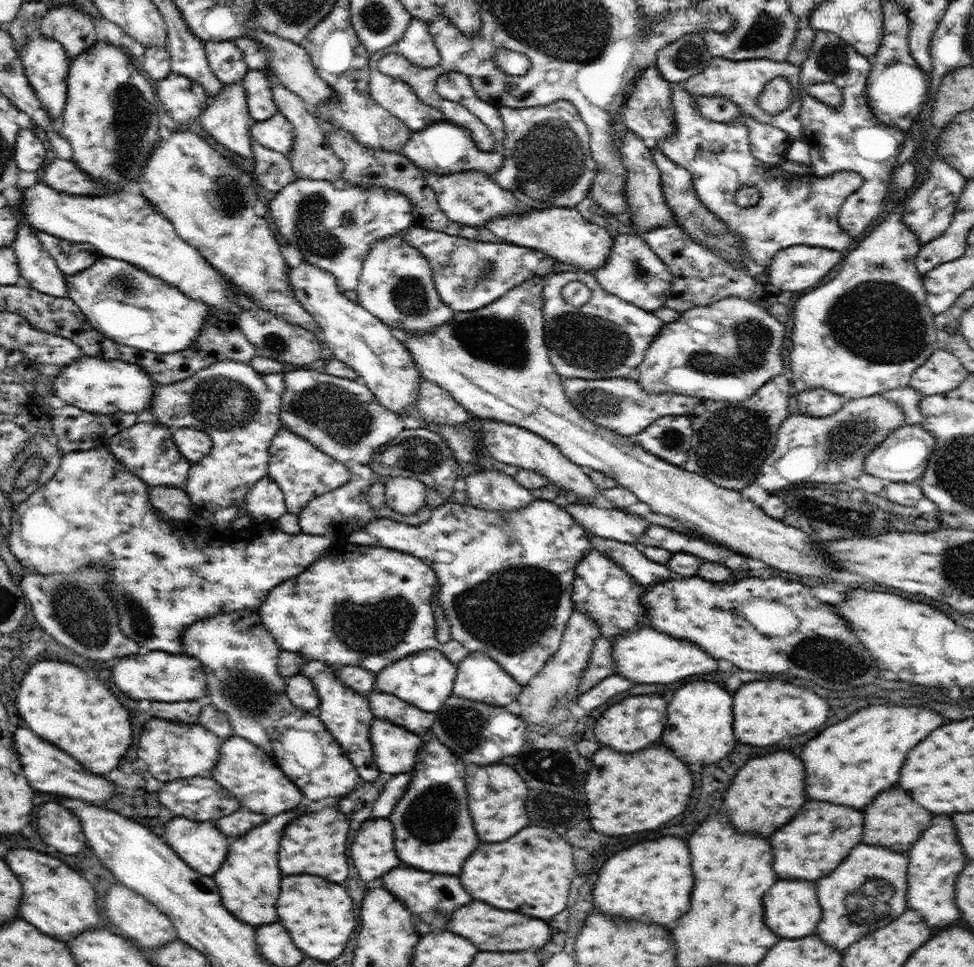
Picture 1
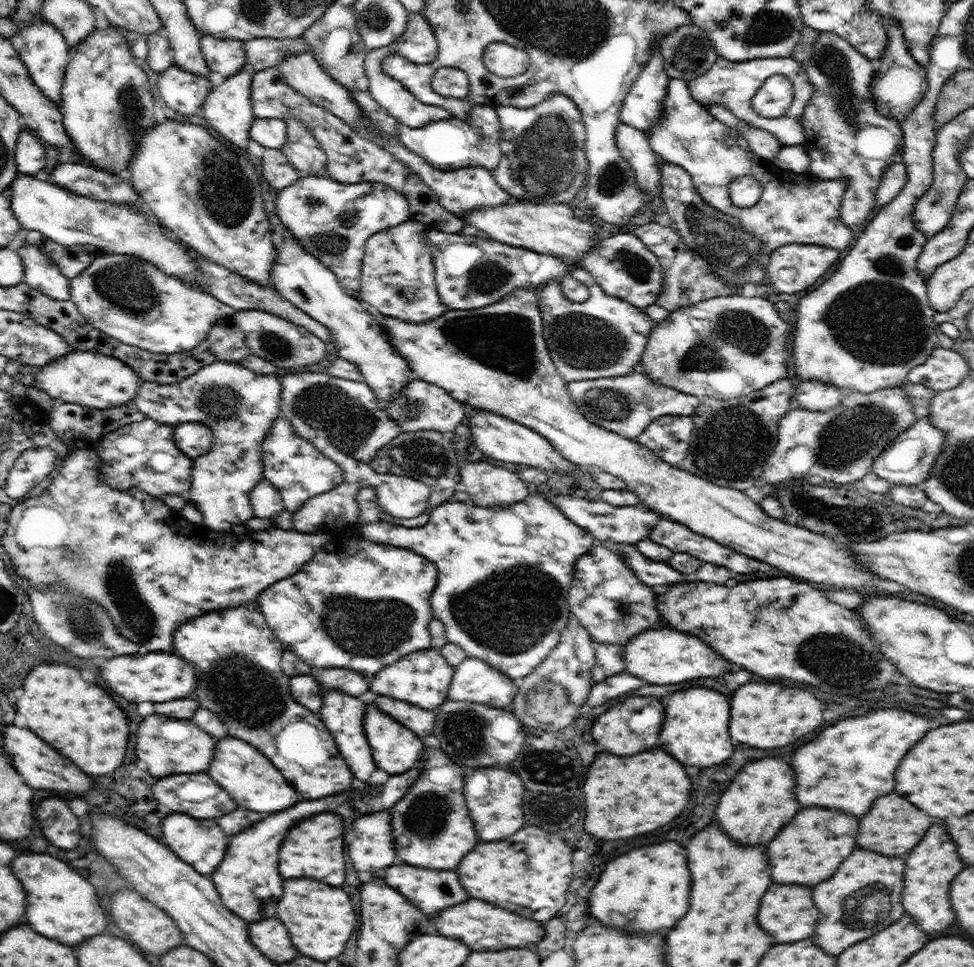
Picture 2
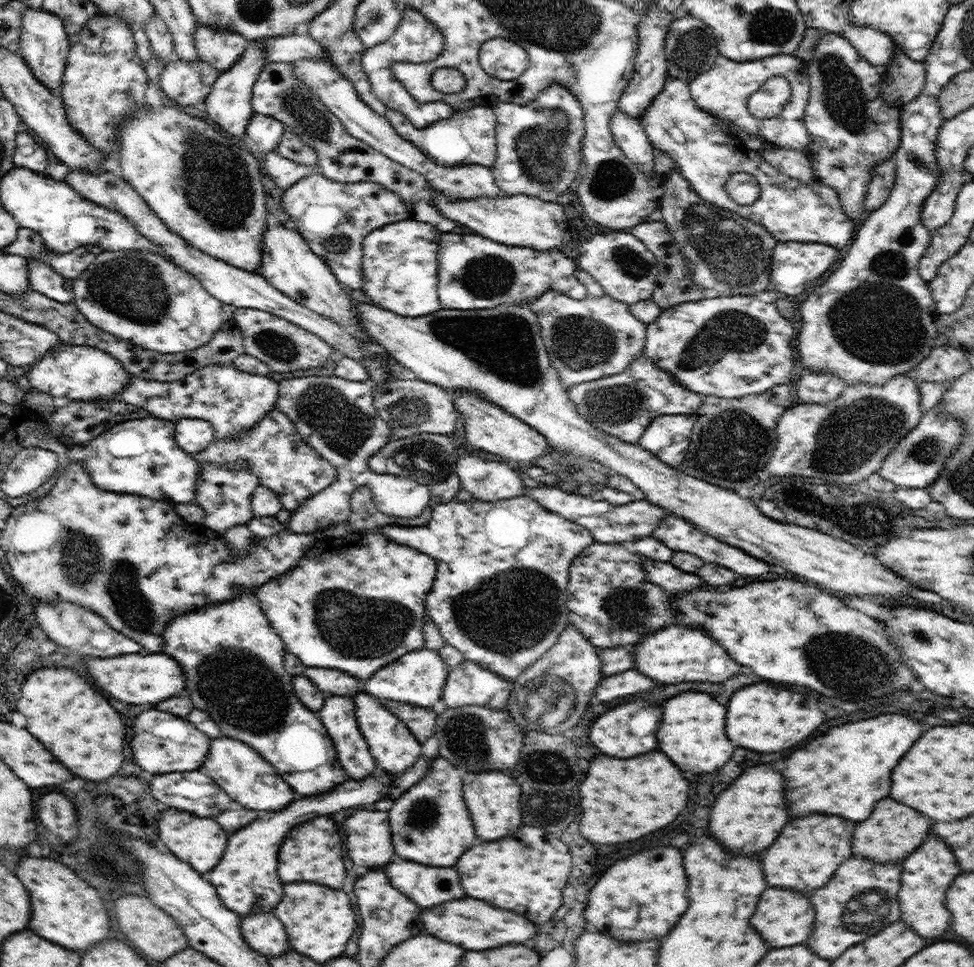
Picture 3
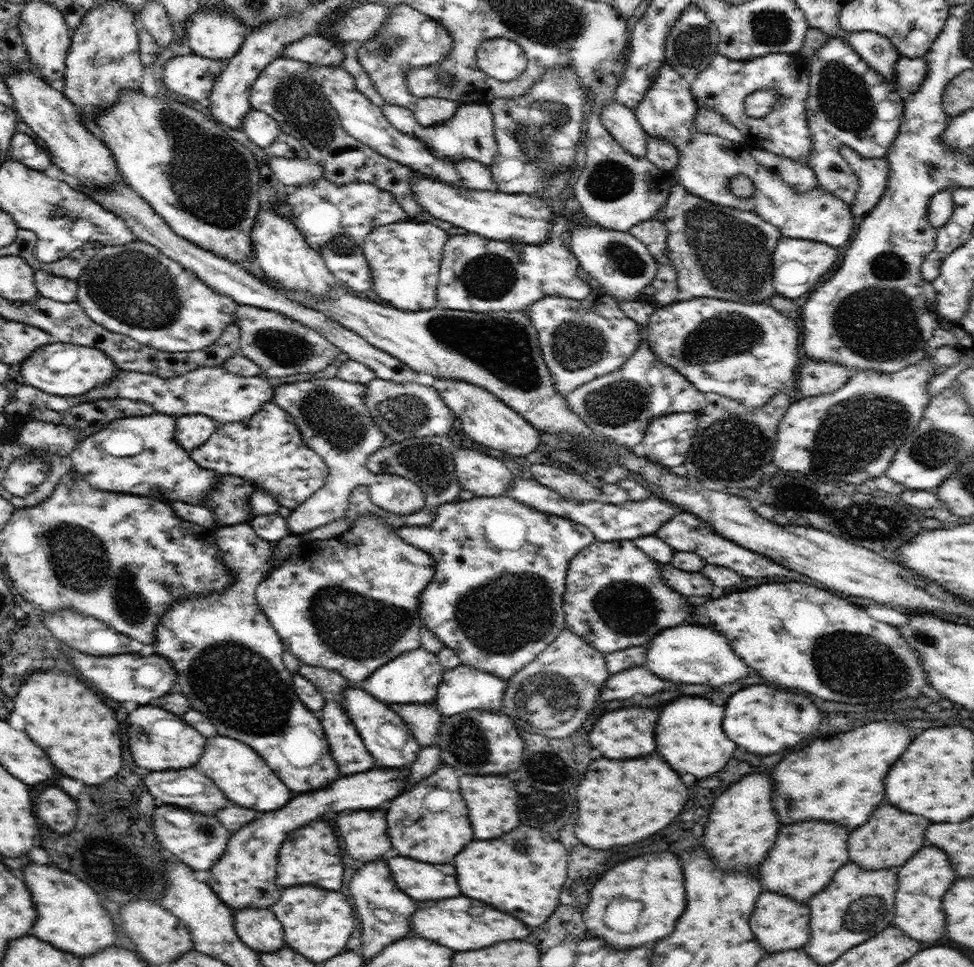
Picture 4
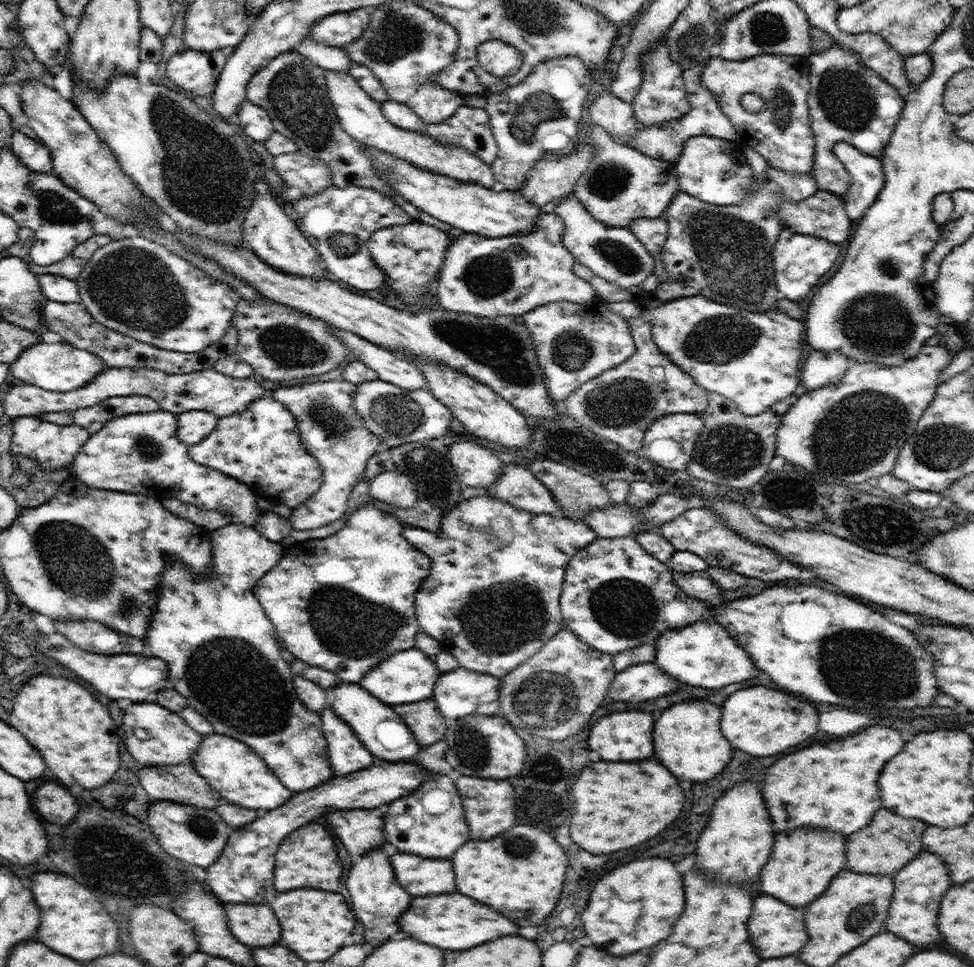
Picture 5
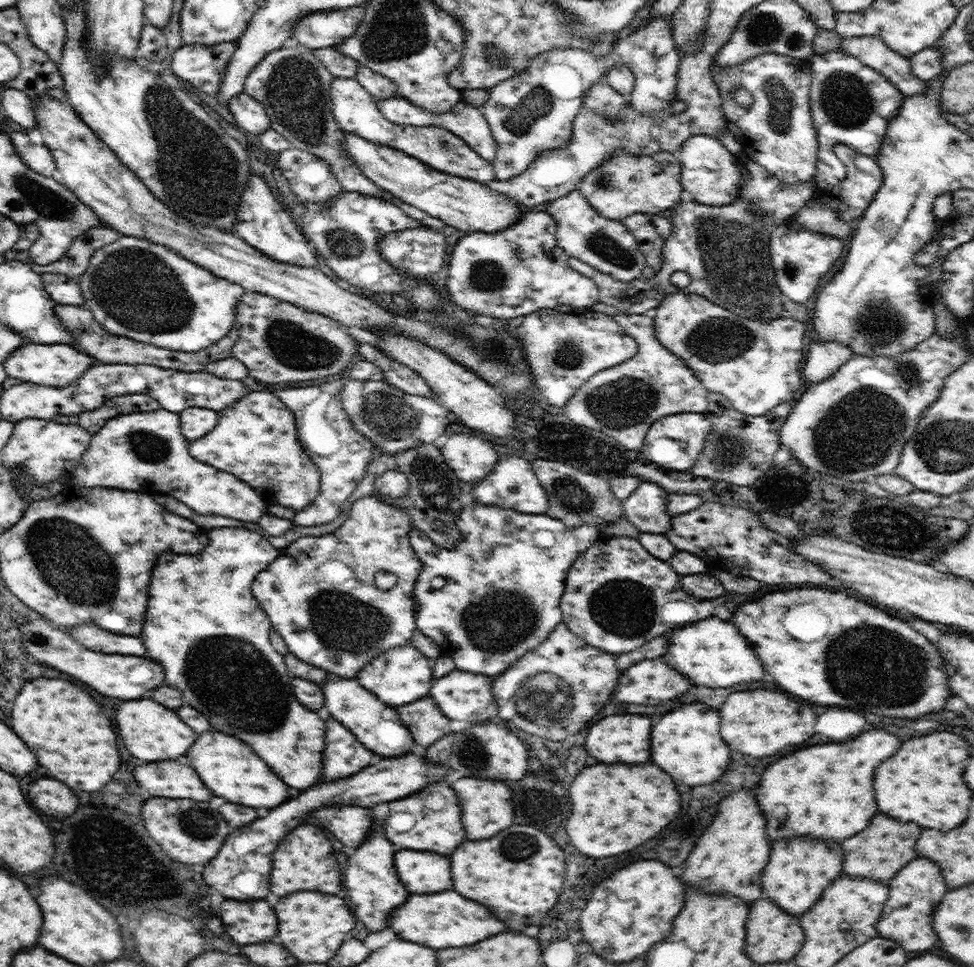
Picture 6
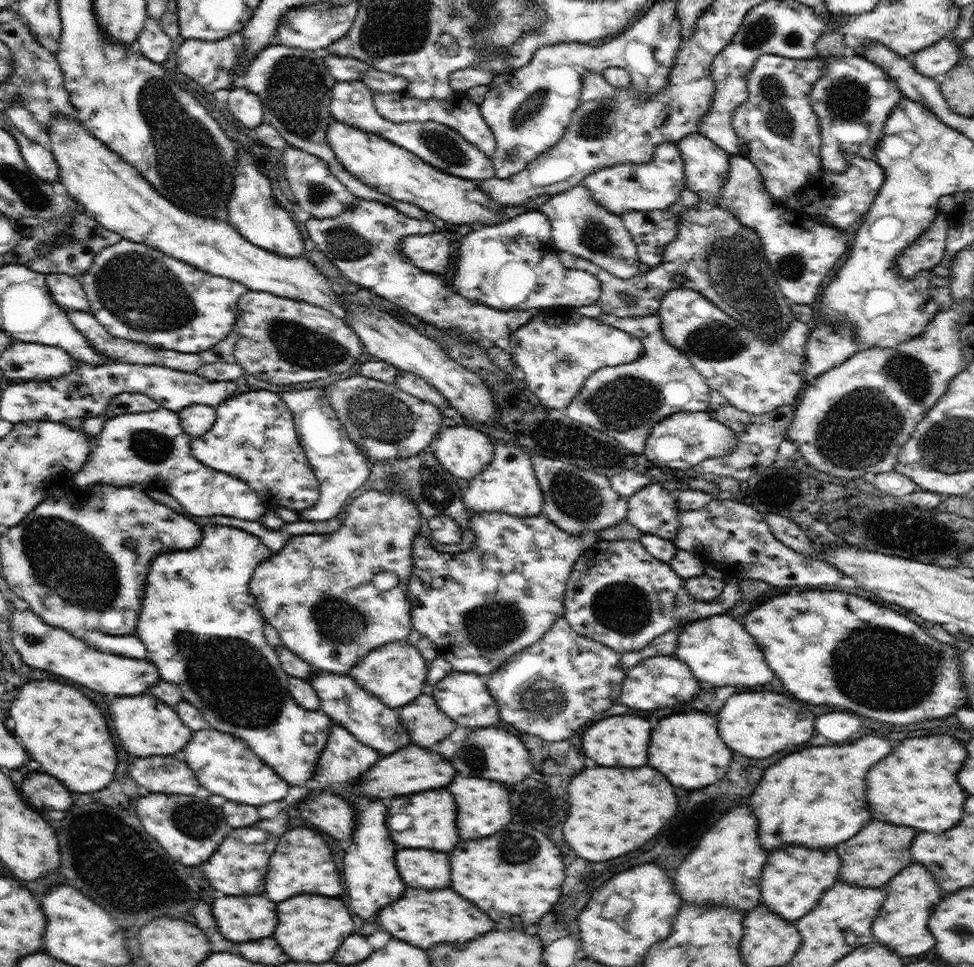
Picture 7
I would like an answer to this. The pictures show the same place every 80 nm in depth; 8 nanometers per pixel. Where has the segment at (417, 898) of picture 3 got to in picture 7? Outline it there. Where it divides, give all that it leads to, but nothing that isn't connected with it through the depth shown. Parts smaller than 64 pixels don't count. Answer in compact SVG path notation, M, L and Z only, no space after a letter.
M398 850L396 866L406 882L412 888L438 890L450 886L450 860L448 854L434 850Z

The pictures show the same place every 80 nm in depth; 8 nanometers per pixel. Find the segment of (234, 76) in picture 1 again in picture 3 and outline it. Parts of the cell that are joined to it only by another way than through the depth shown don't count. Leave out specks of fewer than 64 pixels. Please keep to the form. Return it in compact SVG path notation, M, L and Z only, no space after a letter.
M197 23L194 48L198 52L198 58L220 73L231 70L244 55L246 47L248 47L248 40L235 30Z

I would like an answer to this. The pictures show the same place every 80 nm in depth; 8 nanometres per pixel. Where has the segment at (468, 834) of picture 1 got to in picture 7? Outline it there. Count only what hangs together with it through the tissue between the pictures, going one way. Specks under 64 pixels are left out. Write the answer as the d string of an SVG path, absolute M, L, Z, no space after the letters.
M446 788L393 798L386 822L390 838L402 848L430 848L438 852L450 852L460 842L456 828L456 802Z

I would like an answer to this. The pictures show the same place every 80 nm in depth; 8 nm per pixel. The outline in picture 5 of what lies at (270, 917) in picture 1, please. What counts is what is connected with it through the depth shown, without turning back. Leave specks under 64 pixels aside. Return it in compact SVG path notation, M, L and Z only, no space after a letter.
M388 760L384 764L369 766L346 776L331 776L326 784L306 792L298 792L280 808L270 810L266 816L256 818L254 822L238 830L232 830L222 856L218 858L218 862L214 862L214 866L206 870L208 872L206 882L210 884L212 892L226 903L272 902L276 898L276 890L274 890L276 850L292 830L304 826L314 818L320 818L328 810L368 809L376 808L384 802L388 804L397 798L412 794L424 780L426 780L424 772L414 762L400 761L394 764Z

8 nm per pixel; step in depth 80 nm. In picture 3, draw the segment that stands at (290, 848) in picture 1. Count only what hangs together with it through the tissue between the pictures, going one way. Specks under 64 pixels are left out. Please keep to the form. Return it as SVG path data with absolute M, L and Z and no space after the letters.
M328 816L314 818L312 822L304 822L298 828L290 830L286 836L280 858L278 858L278 876L282 882L320 882L330 888L342 888L342 880L346 876L342 862L342 840L338 836L338 826Z

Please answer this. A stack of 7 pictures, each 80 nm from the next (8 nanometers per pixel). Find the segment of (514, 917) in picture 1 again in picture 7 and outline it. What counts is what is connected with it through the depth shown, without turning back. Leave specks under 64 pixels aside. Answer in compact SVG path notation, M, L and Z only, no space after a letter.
M408 888L404 896L378 912L381 928L388 930L394 938L420 946L422 950L432 948L440 942L468 942L494 930L494 922L480 912L472 902L456 894L454 890L414 890Z

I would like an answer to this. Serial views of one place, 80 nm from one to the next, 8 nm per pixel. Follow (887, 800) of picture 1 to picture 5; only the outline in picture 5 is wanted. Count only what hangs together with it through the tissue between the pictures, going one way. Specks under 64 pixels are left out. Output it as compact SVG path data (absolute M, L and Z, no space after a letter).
M882 808L874 814L870 824L846 838L846 856L848 870L858 874L874 874L876 876L894 876L906 866L912 858L922 850L922 832L926 830L926 822L918 818L902 818L888 808Z

